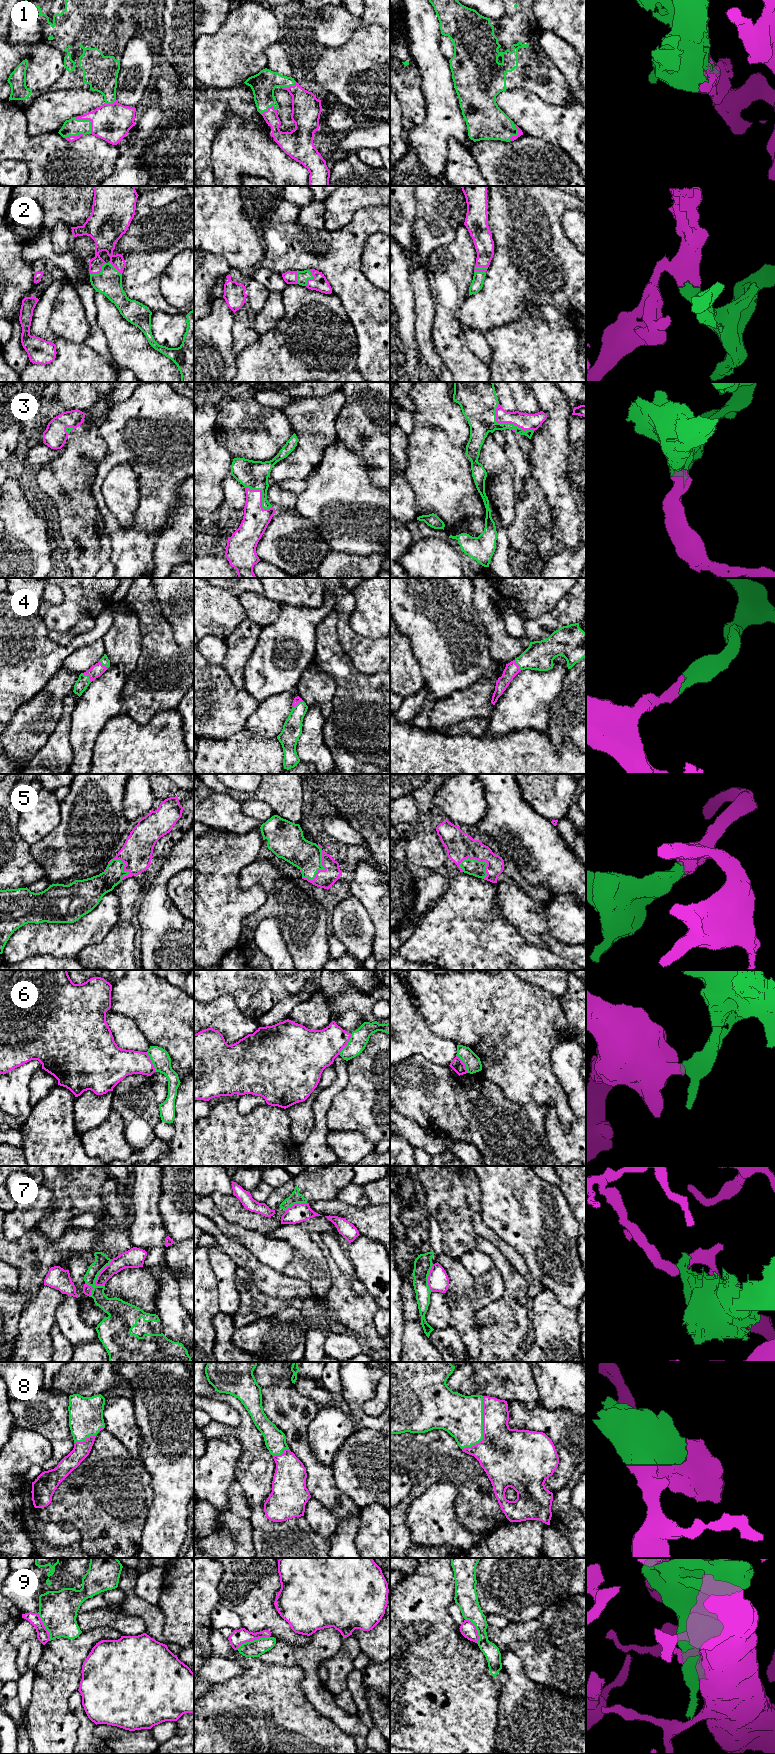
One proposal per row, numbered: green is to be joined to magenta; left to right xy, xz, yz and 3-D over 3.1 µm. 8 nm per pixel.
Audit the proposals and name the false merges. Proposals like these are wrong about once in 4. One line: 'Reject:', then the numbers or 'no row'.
Reject: 6, 7, 9

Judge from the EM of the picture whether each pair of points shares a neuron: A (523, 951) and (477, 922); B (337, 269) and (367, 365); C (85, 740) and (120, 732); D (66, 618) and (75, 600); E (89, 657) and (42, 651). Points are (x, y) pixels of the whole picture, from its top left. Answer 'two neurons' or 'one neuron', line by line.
A: one neuron
B: one neuron
C: two neurons
D: one neuron
E: two neurons

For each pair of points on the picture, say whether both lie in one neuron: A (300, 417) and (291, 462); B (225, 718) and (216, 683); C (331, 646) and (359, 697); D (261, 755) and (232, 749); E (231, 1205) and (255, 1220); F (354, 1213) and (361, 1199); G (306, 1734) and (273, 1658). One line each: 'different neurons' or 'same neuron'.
A: same neuron
B: same neuron
C: same neuron
D: same neuron
E: same neuron
F: different neurons
G: different neurons

